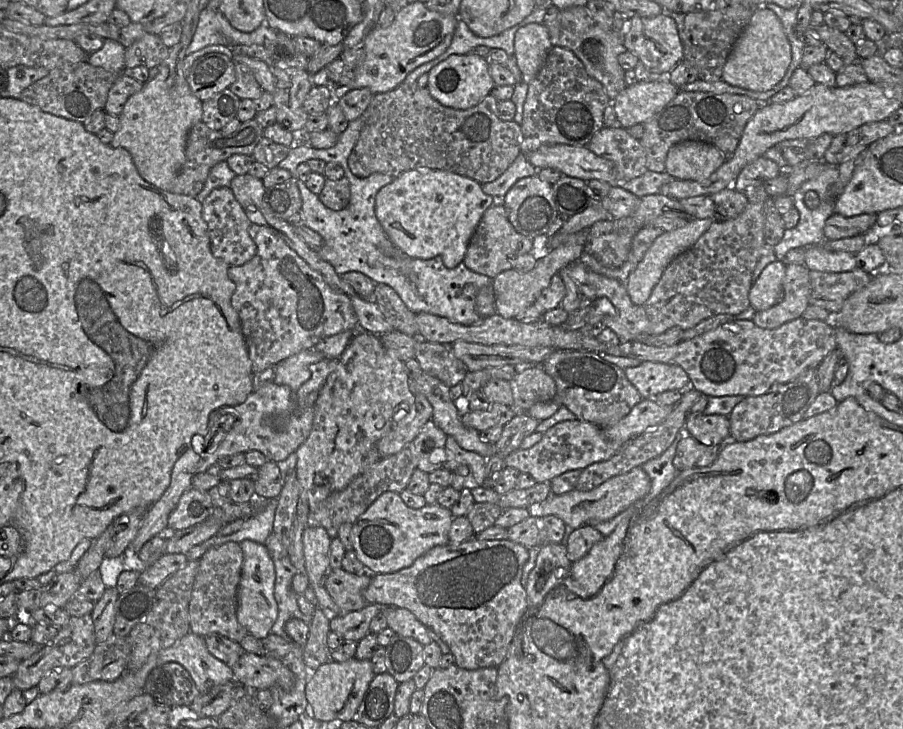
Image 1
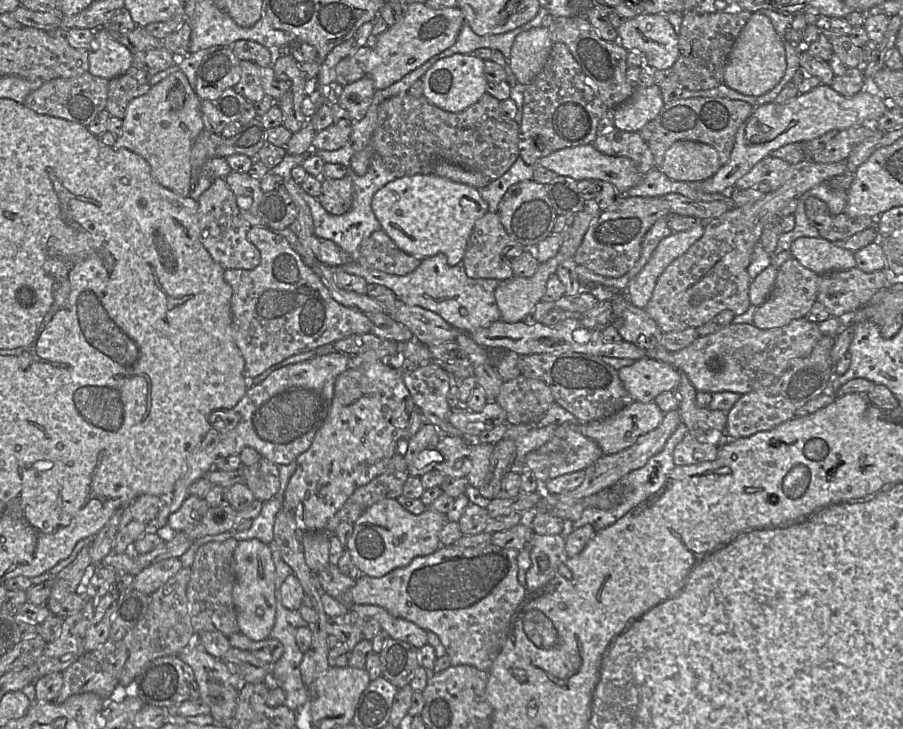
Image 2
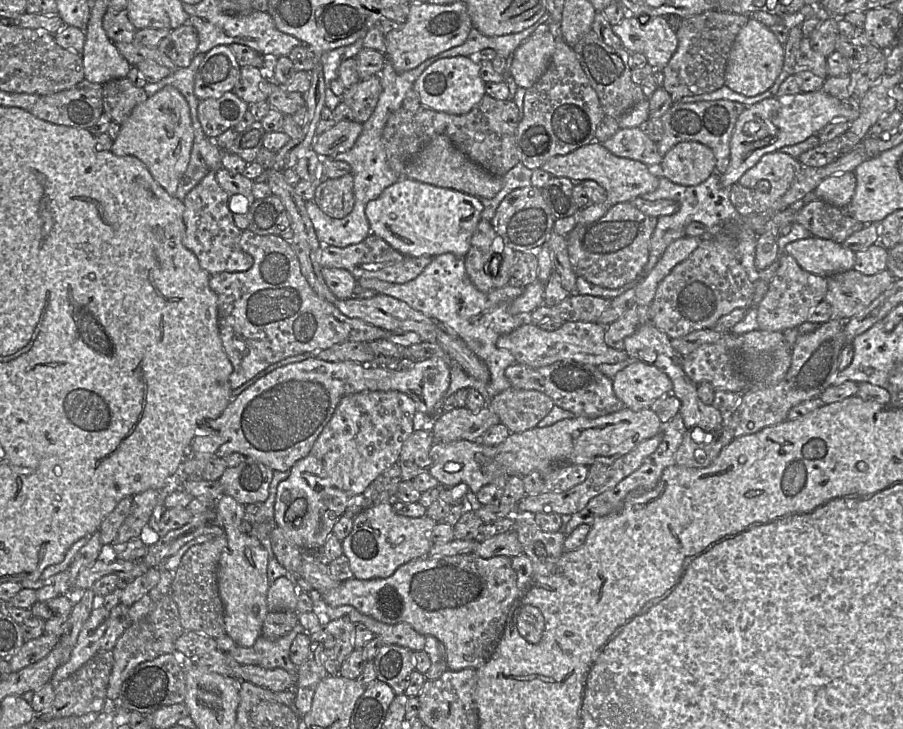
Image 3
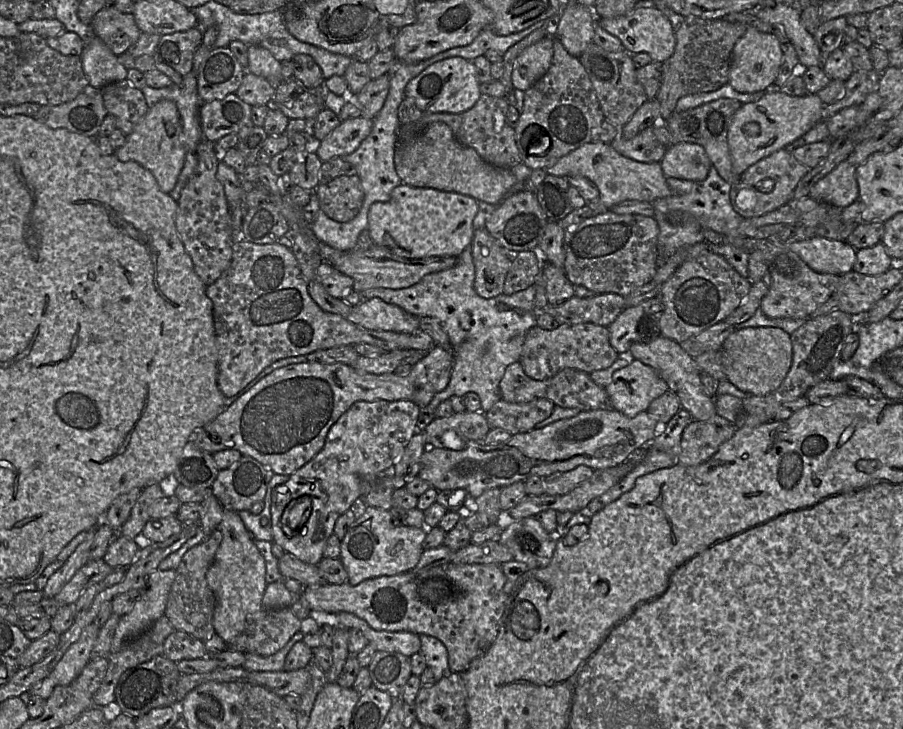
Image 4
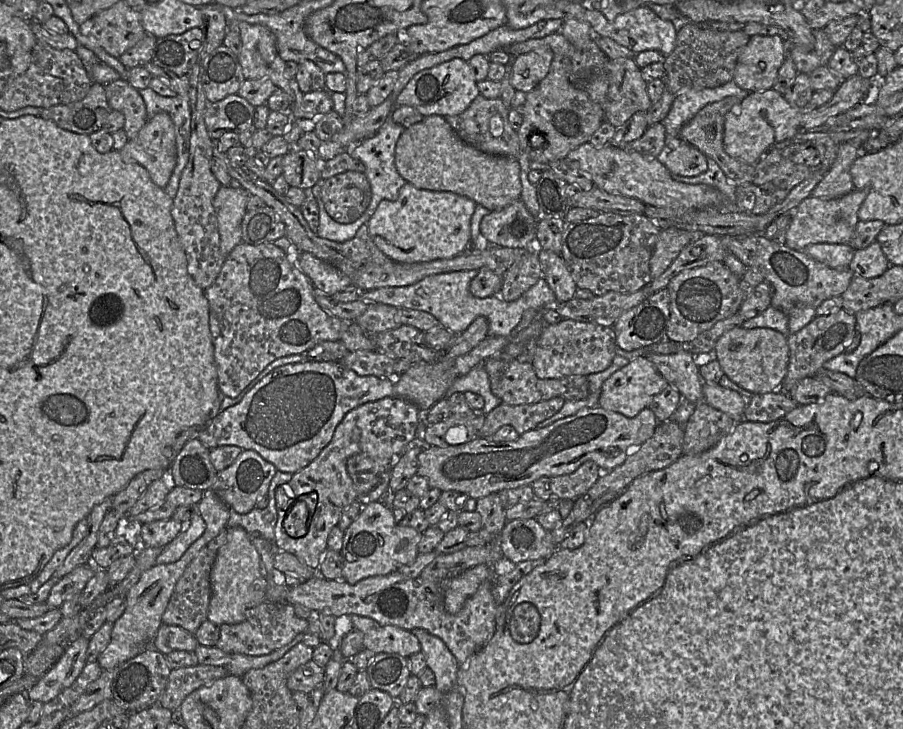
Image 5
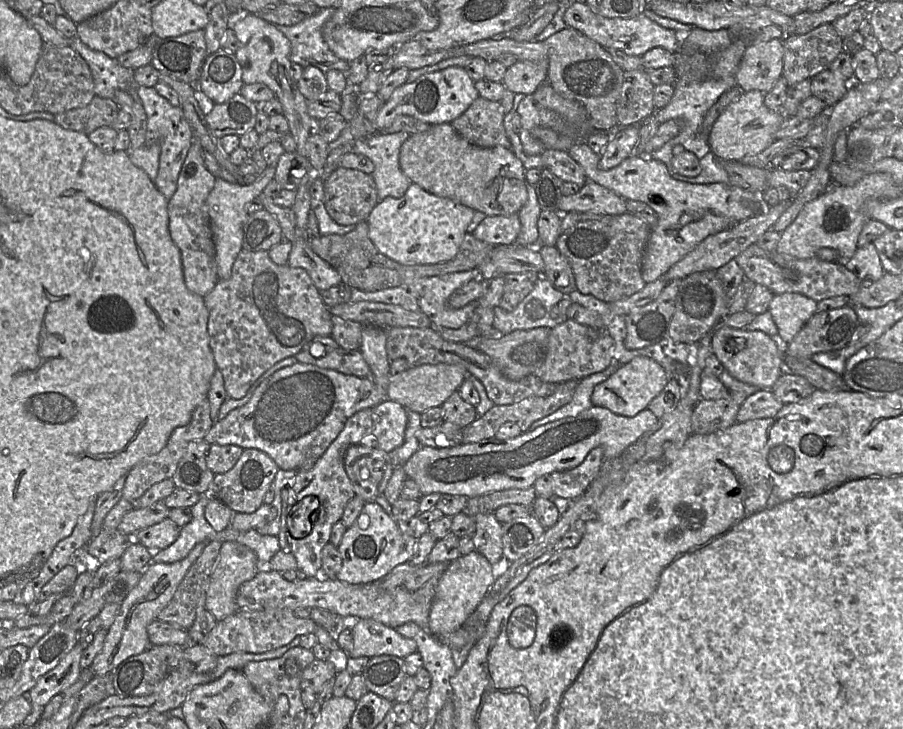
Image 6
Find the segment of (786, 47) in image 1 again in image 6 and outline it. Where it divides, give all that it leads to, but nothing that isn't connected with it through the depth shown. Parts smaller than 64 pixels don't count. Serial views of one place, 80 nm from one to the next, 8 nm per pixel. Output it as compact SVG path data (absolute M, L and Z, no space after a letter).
M776 38L746 47L735 74L737 86L744 92L770 92L782 75L783 58L782 39Z

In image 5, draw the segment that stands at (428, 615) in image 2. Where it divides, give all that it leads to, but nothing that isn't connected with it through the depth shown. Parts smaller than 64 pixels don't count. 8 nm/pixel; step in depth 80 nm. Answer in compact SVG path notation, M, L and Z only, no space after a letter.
M391 573L383 576L368 577L356 584L349 584L345 580L329 580L319 574L314 575L299 585L289 587L285 584L283 574L275 580L267 581L267 588L264 602L288 603L293 606L301 605L308 608L314 614L323 613L336 618L342 615L359 615L373 619L380 625L396 626L411 631L416 628L424 629L430 634L439 637L449 648L456 658L459 666L466 663L472 655L482 649L493 637L496 630L496 615L498 604L493 598L492 588L494 575L486 579L478 590L467 599L463 608L456 614L450 614L445 609L443 580L425 581L419 577L415 579L405 578L400 573Z

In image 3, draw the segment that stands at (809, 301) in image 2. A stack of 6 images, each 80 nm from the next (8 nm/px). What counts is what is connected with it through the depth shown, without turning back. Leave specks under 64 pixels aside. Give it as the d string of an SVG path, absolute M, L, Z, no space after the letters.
M781 253L777 260L779 267L769 282L766 294L757 305L759 330L783 332L798 327L824 300L827 292L827 277L815 275L802 269L796 260L787 253Z

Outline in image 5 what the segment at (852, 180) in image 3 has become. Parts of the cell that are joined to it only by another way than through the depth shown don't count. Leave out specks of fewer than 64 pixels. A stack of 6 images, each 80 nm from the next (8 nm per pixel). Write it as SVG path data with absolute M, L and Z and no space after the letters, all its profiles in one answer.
M850 143L838 145L835 160L823 179L812 191L812 196L824 200L837 199L853 191L850 168L860 155L860 148Z

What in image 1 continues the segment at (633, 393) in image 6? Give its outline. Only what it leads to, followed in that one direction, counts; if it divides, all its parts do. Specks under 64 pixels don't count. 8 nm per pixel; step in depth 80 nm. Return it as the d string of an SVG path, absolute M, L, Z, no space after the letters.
M642 361L636 367L624 369L625 376L643 399L656 397L669 391L683 391L690 379L681 366L654 361Z

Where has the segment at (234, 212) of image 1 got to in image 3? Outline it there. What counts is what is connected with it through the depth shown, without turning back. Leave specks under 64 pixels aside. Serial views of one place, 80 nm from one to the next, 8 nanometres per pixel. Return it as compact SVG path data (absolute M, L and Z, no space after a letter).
M210 171L184 198L184 246L198 258L200 266L213 276L221 272L244 272L253 266L253 257L240 247L241 231L234 223L229 196L219 185L216 171Z

